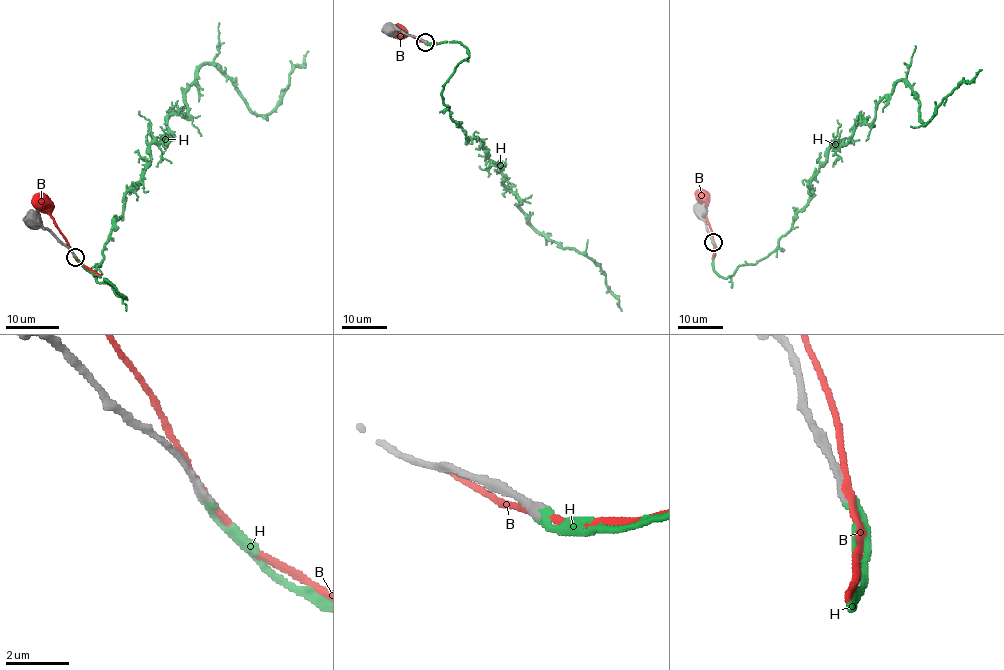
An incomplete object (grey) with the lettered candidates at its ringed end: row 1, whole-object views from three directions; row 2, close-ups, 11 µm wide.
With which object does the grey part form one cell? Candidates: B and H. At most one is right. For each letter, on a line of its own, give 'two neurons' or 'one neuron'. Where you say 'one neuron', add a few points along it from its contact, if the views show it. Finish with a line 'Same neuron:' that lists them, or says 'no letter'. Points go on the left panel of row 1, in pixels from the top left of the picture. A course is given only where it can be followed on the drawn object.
B: two neurons
H: one neuron | via (74, 257), (126, 300), (94, 270), (153, 143), (186, 113), (198, 69), (214, 64), (266, 115), (309, 51)
Same neuron: H

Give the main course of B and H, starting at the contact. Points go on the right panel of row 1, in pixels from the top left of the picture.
B: (712, 240), (706, 206), (700, 199), (701, 189)
H: (712, 243), (719, 275), (756, 264), (826, 151), (893, 85), (926, 123), (982, 69)

